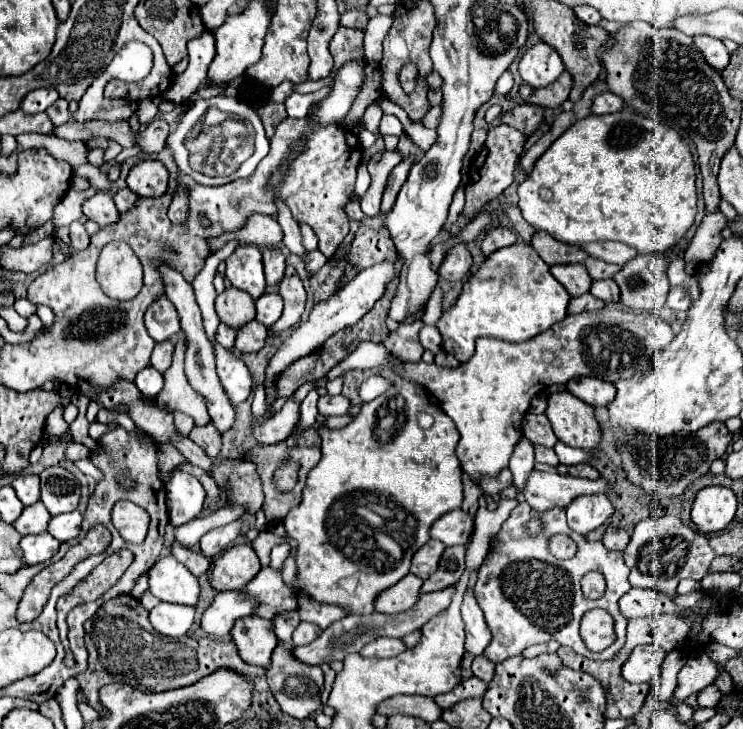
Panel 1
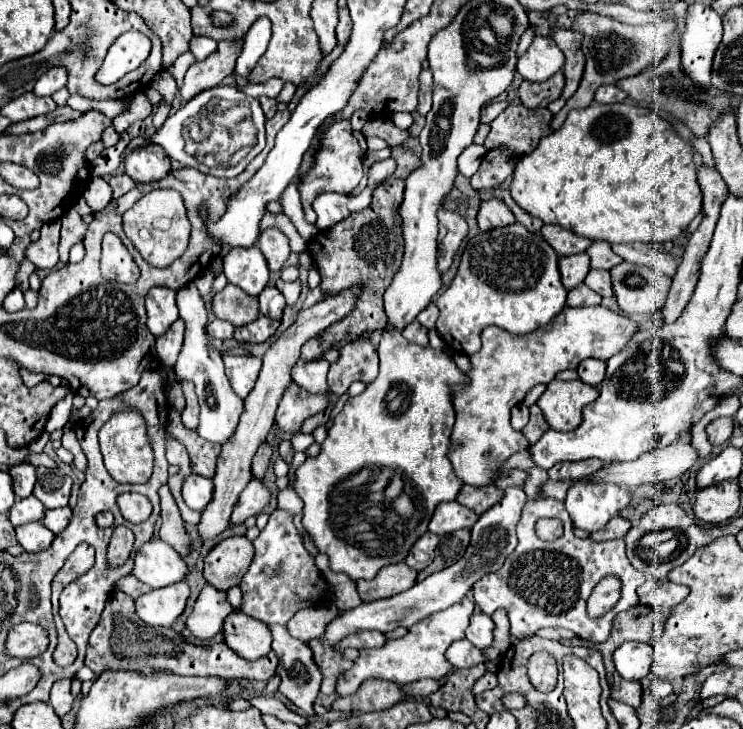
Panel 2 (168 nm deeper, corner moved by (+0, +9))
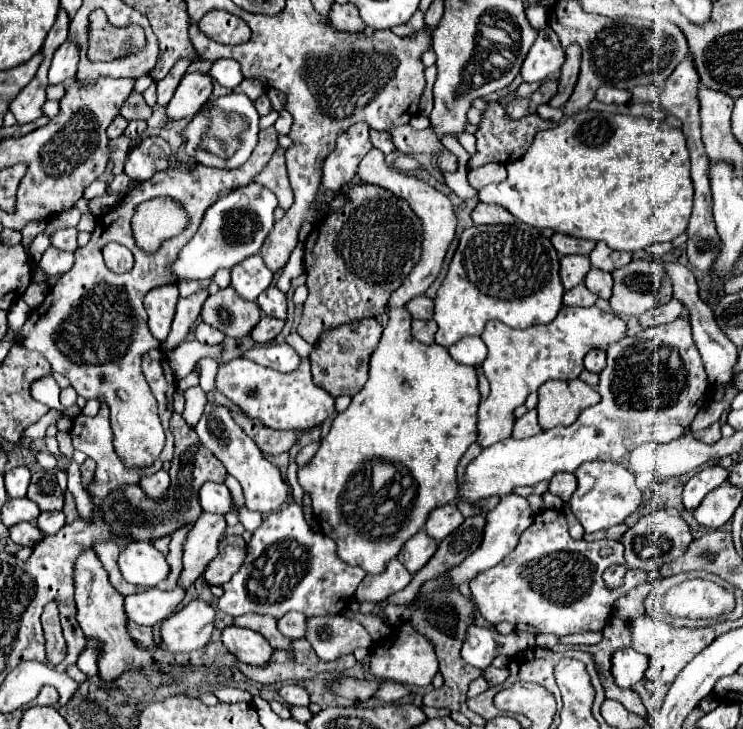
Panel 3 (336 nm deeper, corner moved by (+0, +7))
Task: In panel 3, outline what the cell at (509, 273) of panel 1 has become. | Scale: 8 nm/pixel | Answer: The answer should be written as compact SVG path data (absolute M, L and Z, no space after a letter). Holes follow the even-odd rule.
M515 221L511 225L473 225L461 233L449 271L435 297L435 321L439 325L435 341L443 347L451 347L453 343L461 341L461 337L481 335L485 323L491 319L503 321L515 329L525 329L533 323L549 323L561 309L563 293L565 289L559 277L557 251L539 229L529 227L521 221Z

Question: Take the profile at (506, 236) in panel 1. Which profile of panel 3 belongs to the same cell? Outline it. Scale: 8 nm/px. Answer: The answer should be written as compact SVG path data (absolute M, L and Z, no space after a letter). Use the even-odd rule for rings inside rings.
M479 203L473 213L471 213L471 219L479 225L495 225L495 223L513 223L513 215L509 211L505 211L505 207L499 207L499 205L485 205L485 203Z

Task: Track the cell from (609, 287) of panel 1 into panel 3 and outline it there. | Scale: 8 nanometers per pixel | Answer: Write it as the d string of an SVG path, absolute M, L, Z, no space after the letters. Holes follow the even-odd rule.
M591 269L585 277L585 285L589 287L591 293L599 295L601 299L609 299L611 297L611 289L613 289L613 279L611 273L601 271L601 269Z

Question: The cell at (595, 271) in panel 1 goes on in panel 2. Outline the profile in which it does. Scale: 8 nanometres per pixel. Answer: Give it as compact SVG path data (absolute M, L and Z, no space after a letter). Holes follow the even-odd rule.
M593 241L593 245L587 249L587 255L591 257L591 269L613 269L623 261L605 241Z

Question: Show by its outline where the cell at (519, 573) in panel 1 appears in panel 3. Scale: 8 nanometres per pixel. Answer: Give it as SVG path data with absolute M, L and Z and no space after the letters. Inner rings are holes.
M545 509L537 513L531 527L523 531L517 547L493 569L477 573L473 581L469 581L469 587L479 613L491 625L509 621L519 631L557 635L601 631L613 613L613 603L647 579L645 571L629 569L621 589L607 589L601 579L603 571L623 563L621 541L575 541L567 533L563 513Z

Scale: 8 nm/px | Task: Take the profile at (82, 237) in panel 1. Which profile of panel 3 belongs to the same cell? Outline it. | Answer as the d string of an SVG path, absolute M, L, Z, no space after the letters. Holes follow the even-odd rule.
M67 227L67 229L55 231L51 235L51 245L55 249L61 249L61 251L75 251L77 249L77 229Z

